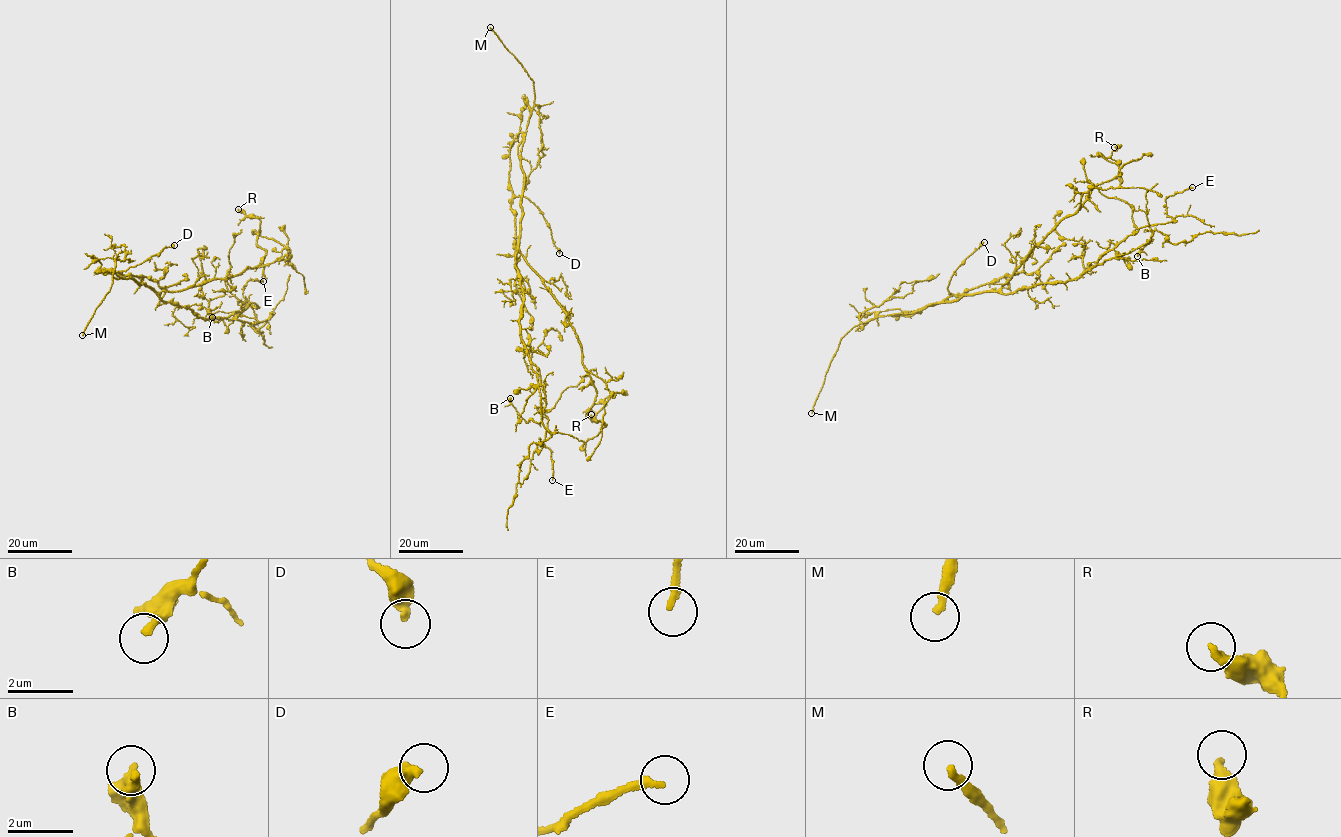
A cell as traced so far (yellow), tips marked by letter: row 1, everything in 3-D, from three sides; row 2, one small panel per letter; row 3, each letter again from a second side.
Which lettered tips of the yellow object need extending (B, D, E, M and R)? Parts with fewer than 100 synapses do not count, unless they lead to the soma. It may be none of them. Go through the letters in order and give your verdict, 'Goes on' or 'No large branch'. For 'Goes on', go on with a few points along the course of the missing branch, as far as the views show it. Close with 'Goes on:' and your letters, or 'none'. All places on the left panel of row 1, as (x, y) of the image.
B: No large branch
D: No large branch
E: No large branch
M: Goes on. Course of what is missing: (82, 335), (77, 358), (65, 362), (57, 337), (29, 308), (34, 299)
R: No large branch
Goes on: M

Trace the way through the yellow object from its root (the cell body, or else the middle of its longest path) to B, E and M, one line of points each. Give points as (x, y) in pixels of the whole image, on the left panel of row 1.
B: (155, 292), (160, 299), (205, 320), (225, 318), (259, 323), (235, 312), (217, 311), (212, 317)
E: (155, 292), (205, 320), (218, 319), (252, 303), (259, 308), (243, 296), (243, 287), (252, 279), (263, 281)
M: (155, 292), (144, 283), (120, 277), (110, 268), (114, 271), (110, 290), (95, 310), (82, 335)

